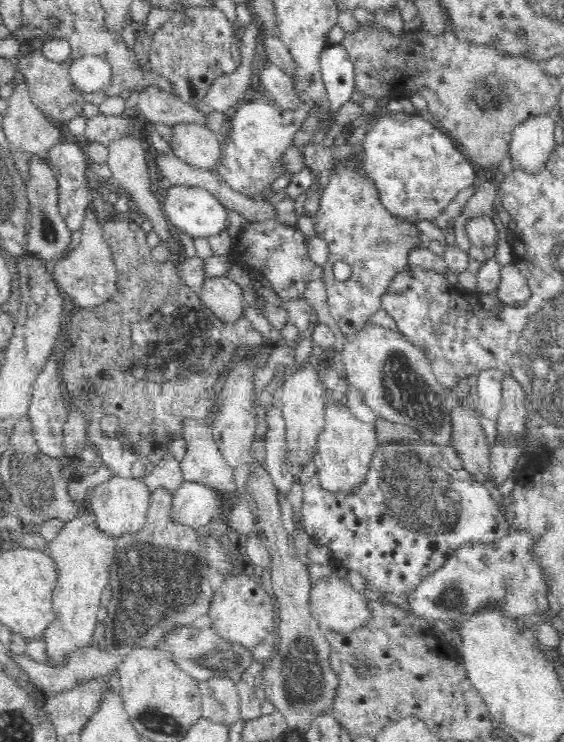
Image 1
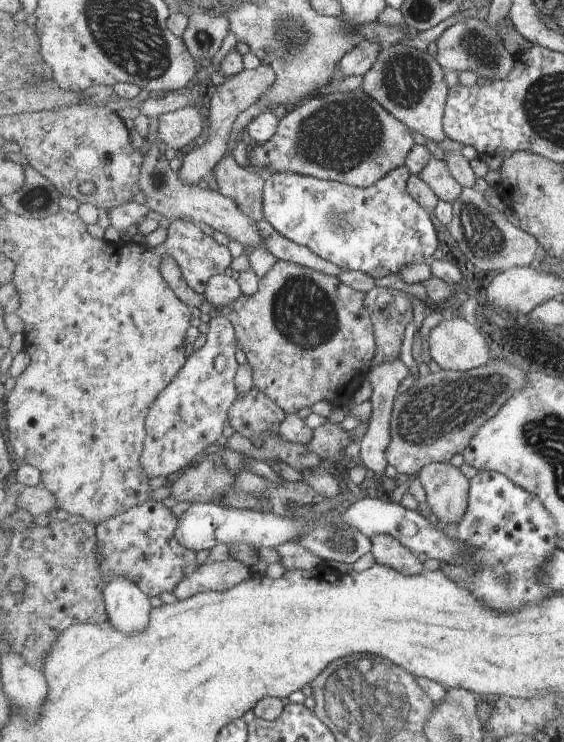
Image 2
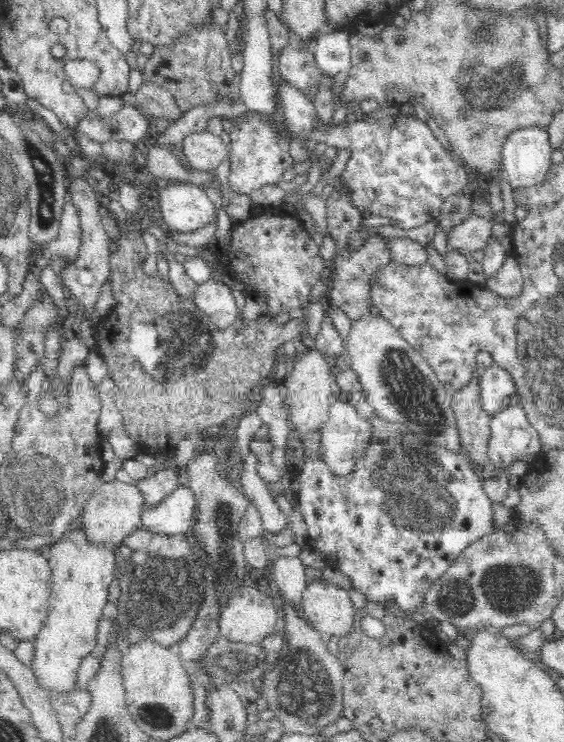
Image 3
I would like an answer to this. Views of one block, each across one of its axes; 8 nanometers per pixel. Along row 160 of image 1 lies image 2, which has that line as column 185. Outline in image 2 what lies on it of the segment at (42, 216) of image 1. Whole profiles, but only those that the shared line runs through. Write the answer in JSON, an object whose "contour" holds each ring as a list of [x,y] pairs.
{"contour":[[[203,12],[190,16],[189,27],[182,38],[195,59],[211,59],[221,50],[229,32],[231,20],[224,13]]]}

